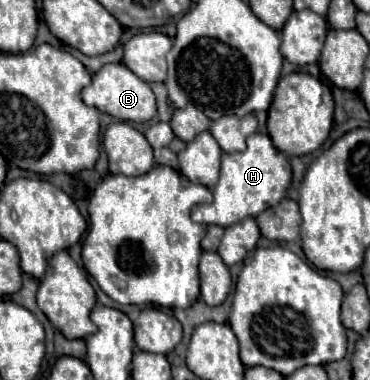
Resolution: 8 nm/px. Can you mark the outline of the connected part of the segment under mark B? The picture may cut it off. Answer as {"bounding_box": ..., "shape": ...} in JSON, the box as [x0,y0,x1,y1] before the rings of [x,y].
{"bounding_box":[81,62,157,122],"shape":[[[123,62],[105,64],[99,72],[95,72],[93,82],[87,88],[83,88],[81,96],[87,106],[95,106],[97,110],[107,112],[113,118],[125,120],[125,122],[147,122],[157,114],[155,94],[151,86],[143,82],[139,76],[135,76]]]}

